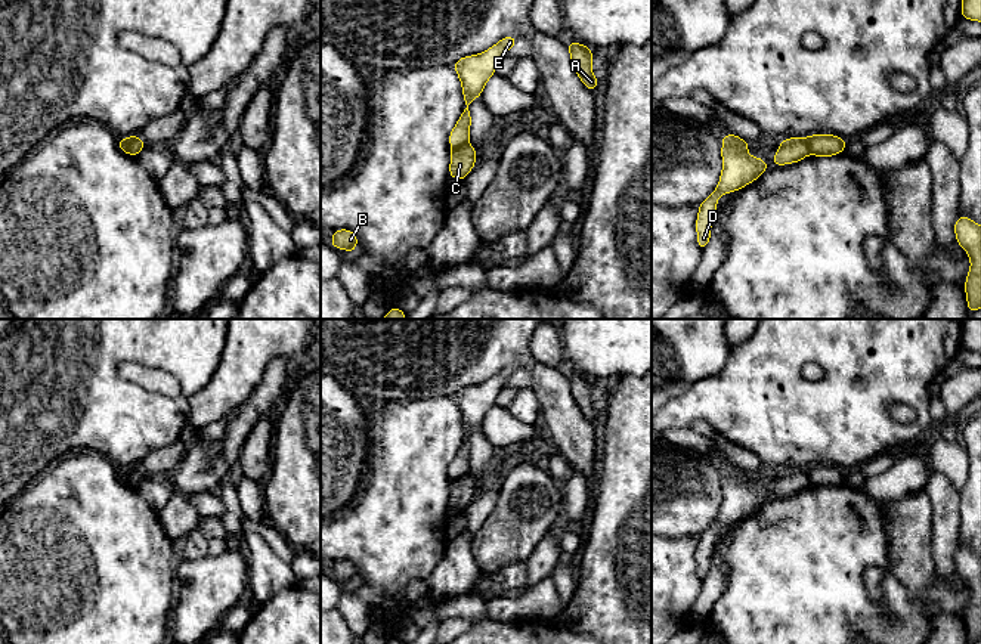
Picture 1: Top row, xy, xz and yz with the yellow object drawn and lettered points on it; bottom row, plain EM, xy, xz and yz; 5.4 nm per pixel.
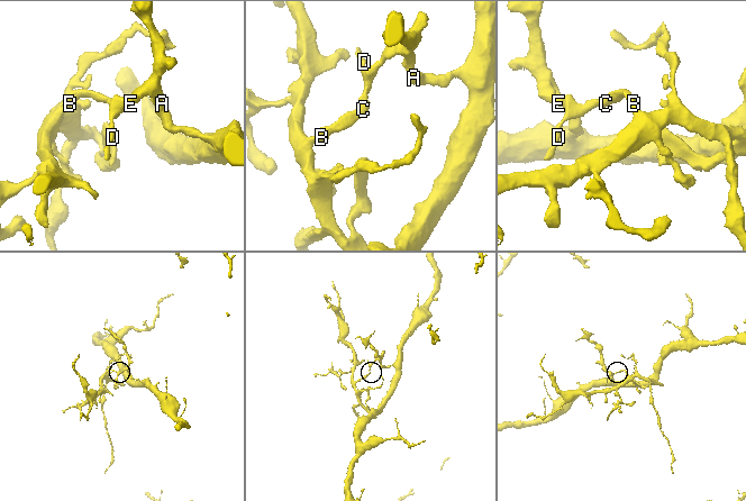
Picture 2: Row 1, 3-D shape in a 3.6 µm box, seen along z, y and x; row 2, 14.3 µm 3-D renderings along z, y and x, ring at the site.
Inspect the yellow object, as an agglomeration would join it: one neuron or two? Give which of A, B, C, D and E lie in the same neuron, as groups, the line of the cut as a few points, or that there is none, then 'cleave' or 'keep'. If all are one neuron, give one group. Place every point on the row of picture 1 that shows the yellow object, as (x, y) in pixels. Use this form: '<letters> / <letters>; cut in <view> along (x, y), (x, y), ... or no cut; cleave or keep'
A D E / B C; cut in yz along (807, 138), (810, 152); cleave

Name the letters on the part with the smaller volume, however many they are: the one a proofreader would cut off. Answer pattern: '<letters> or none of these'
B, C

